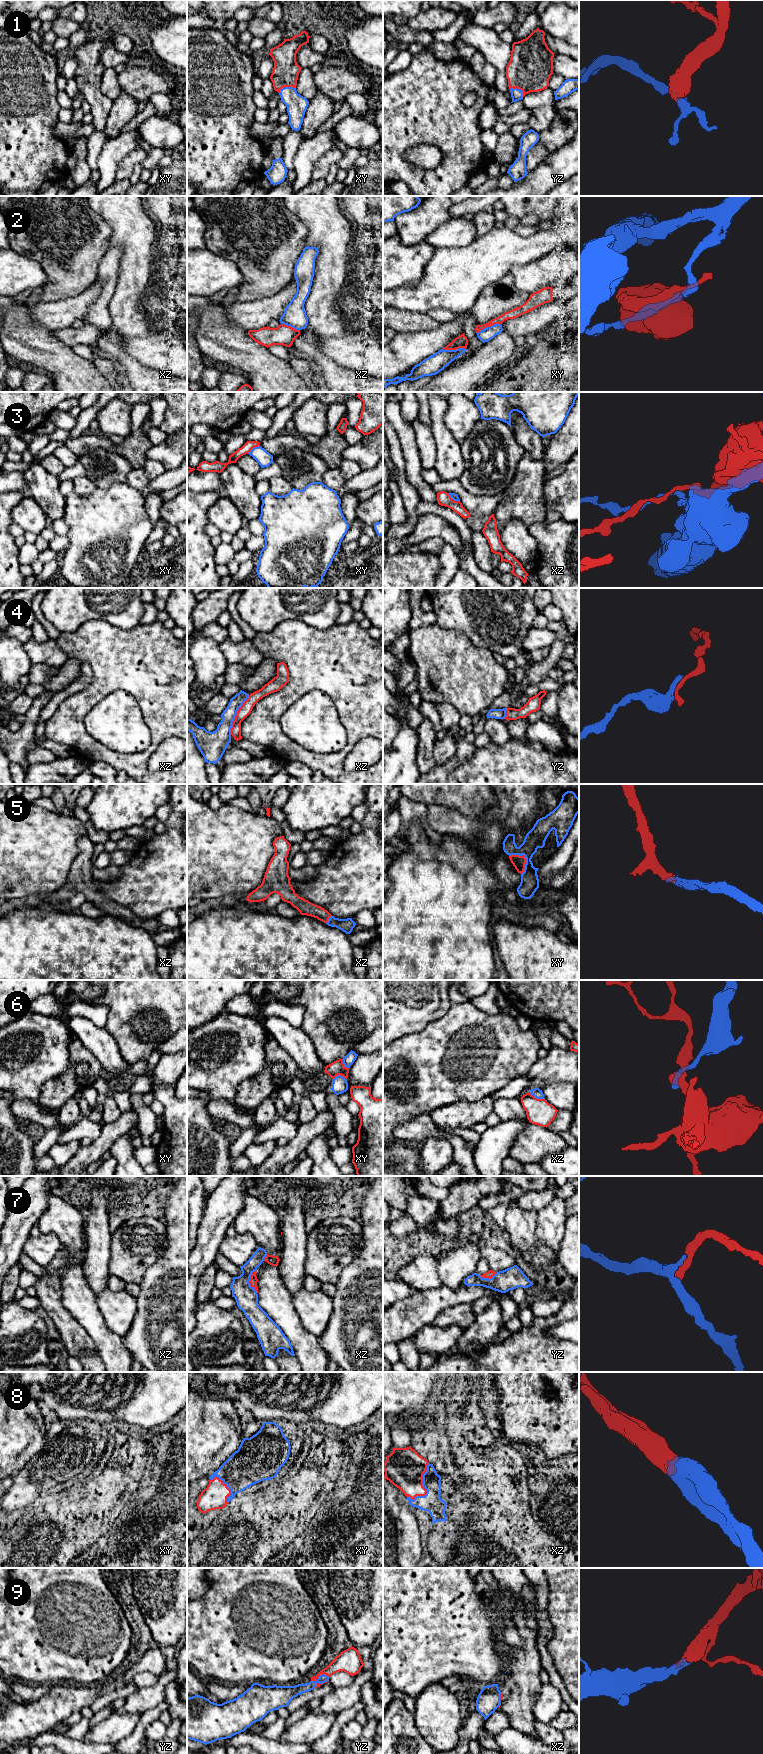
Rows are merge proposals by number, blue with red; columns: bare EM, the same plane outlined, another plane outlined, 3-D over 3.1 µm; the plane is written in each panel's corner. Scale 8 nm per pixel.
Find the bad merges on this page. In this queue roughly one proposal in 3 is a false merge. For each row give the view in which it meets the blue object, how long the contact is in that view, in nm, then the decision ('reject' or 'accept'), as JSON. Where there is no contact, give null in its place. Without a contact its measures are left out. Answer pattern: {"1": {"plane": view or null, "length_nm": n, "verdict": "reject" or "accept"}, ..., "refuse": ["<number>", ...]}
{"1": {"plane": "xy", "length_nm": 140, "verdict": "accept"}, "2": {"plane": "xy", "length_nm": 220, "verdict": "reject"}, "3": {"plane": "xy", "length_nm": 120, "verdict": "reject"}, "4": {"plane": "xz", "length_nm": 360, "verdict": "reject"}, "5": {"plane": "xy", "length_nm": 190, "verdict": "accept"}, "6": {"plane": "xz", "length_nm": 140, "verdict": "reject"}, "7": {"plane": "xz", "length_nm": 190, "verdict": "accept"}, "8": {"plane": "xz", "length_nm": 340, "verdict": "accept"}, "9": {"plane": "yz", "length_nm": 160, "verdict": "accept"}, "refuse": ["2", "3", "4", "6"]}

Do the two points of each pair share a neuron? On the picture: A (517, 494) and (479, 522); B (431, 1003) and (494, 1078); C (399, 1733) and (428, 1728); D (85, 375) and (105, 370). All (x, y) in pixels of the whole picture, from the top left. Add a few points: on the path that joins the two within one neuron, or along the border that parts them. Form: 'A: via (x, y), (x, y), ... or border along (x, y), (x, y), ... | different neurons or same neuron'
A: border along (506, 491), (493, 513) | different neurons
B: border along (452, 1005), (445, 1013), (432, 1020), (423, 1029) | different neurons
C: border along (413, 1714), (417, 1730), (428, 1743) | different neurons
D: border along (91, 362), (108, 381) | different neurons

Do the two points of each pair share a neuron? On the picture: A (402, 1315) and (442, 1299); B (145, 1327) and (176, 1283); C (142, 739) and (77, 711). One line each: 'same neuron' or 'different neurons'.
A: same neuron
B: same neuron
C: different neurons

